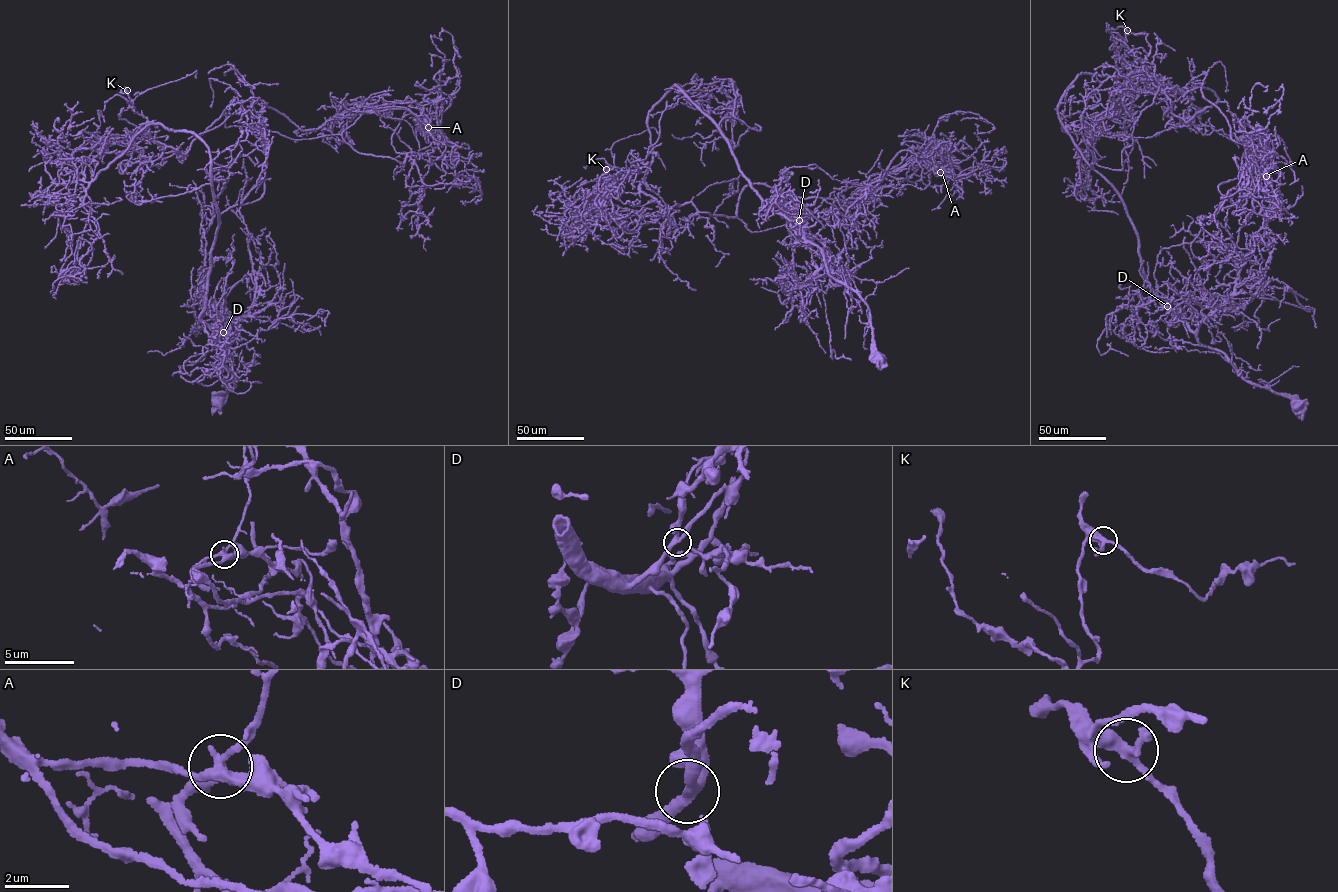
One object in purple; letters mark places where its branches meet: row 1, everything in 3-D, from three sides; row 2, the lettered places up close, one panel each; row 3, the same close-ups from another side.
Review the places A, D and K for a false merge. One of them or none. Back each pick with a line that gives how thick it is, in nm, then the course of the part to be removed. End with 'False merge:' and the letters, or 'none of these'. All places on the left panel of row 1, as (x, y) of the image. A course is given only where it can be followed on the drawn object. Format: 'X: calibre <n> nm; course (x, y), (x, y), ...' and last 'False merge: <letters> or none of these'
A: calibre 320 nm; course (428, 127), (401, 164), (342, 134), (365, 111), (420, 115), (439, 99), (458, 73), (452, 36), (440, 37)
False merge: A

